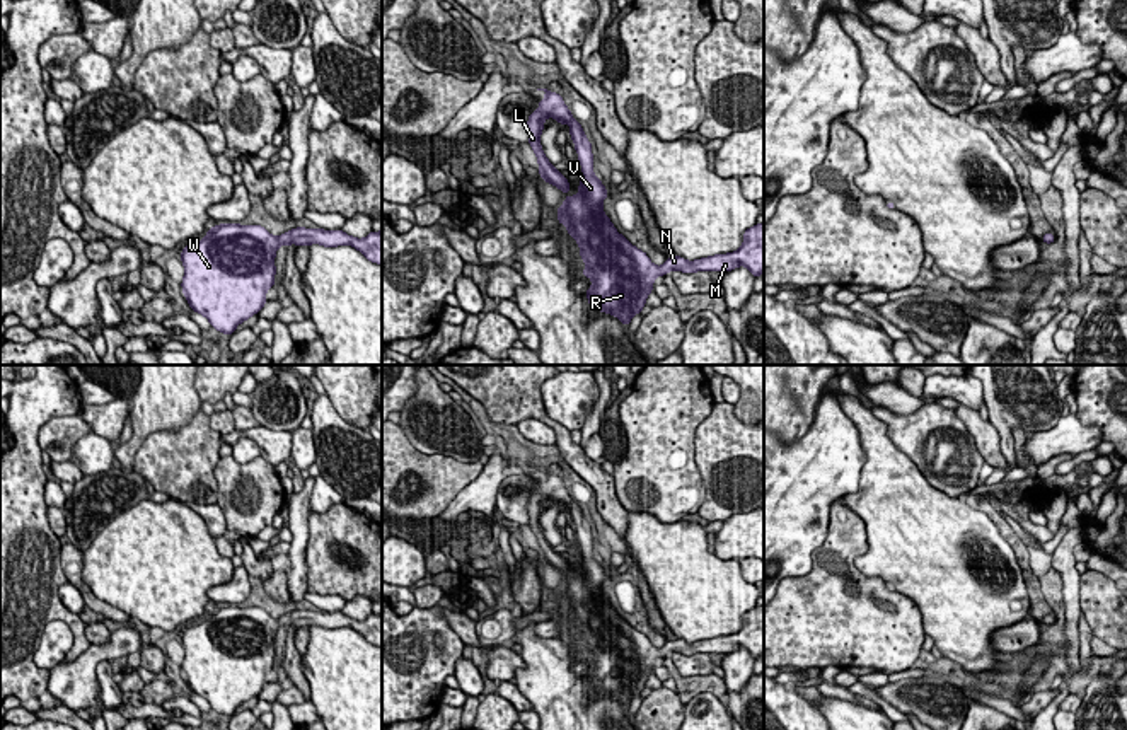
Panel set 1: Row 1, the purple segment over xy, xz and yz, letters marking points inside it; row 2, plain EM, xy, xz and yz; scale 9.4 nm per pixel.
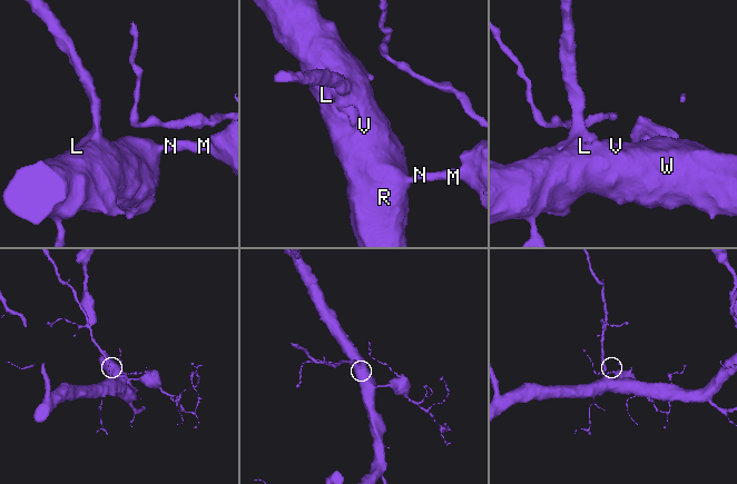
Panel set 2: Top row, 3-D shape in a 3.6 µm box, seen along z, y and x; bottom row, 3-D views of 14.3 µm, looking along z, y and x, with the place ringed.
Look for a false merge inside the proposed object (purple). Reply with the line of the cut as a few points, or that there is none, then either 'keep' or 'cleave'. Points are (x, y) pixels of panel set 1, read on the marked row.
cut none; keep

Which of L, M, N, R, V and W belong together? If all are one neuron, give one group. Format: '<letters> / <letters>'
L M N R V W

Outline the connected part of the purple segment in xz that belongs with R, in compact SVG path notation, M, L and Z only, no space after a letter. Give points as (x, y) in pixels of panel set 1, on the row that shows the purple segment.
M547 89L537 90L544 90L546 97L539 101L539 109L529 116L527 130L529 143L537 155L540 177L544 182L559 188L564 194L569 191L568 179L547 160L539 142L546 128L546 118L556 118L561 126L564 123L571 126L569 135L583 171L578 194L566 194L564 203L556 213L559 217L558 223L566 225L566 234L575 237L580 246L580 256L587 264L581 275L593 281L587 290L590 307L612 314L627 326L634 314L641 314L653 290L653 280L660 275L665 276L673 269L682 273L730 271L738 266L747 266L754 278L764 275L764 223L745 230L743 244L735 252L696 261L675 256L668 258L663 266L655 266L646 252L621 235L604 213L602 201L609 191L593 174L592 143L587 140L580 121L571 116L571 111L559 94Z

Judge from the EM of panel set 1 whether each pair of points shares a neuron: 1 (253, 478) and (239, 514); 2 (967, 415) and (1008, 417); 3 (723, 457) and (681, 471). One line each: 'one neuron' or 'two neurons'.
1: one neuron
2: two neurons
3: two neurons

